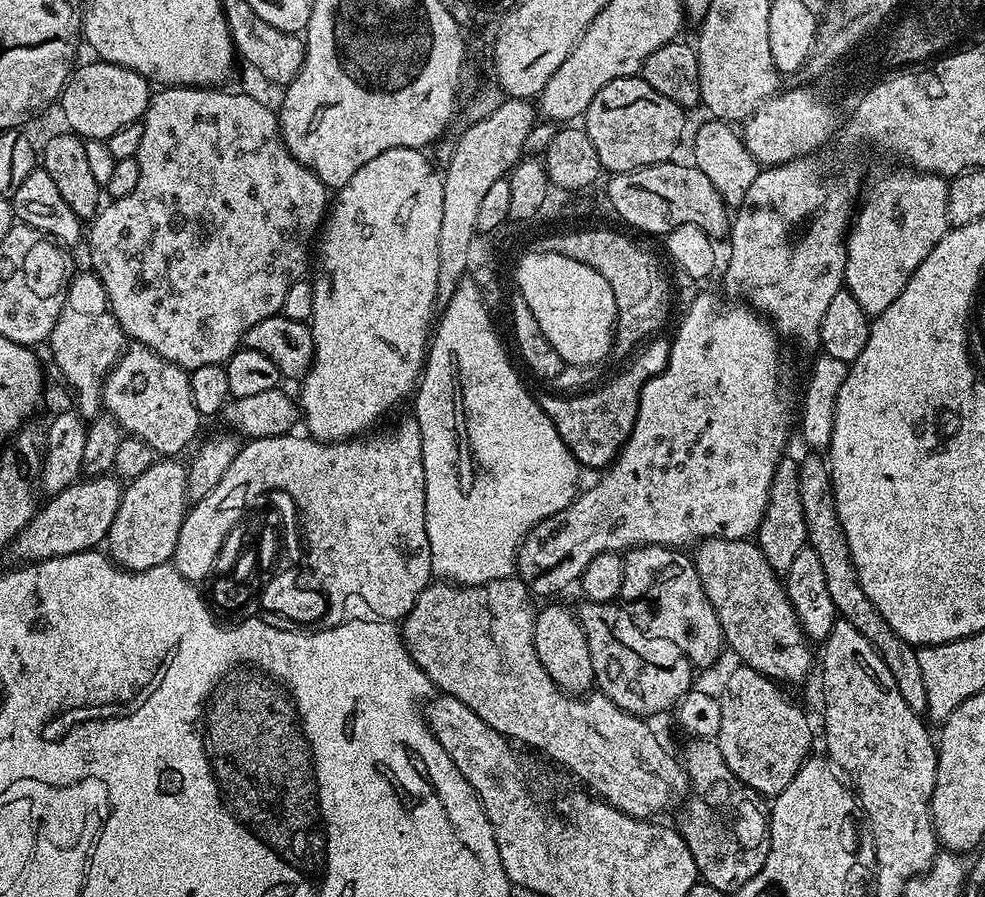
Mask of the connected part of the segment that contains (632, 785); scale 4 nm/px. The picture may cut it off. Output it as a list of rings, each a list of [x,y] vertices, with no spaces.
[[[515,575],[507,576],[501,580],[492,580],[489,584],[479,584],[478,586],[464,586],[463,584],[454,584],[451,582],[432,582],[428,587],[418,594],[414,606],[408,615],[402,621],[402,639],[410,658],[430,678],[433,689],[439,690],[443,695],[458,698],[462,706],[470,706],[486,726],[498,730],[502,735],[507,736],[509,741],[517,745],[525,746],[529,744],[532,748],[537,748],[540,752],[545,752],[556,764],[561,764],[568,772],[573,772],[581,780],[585,789],[591,790],[599,799],[611,808],[617,808],[620,812],[625,812],[628,816],[635,816],[637,820],[647,820],[649,818],[659,817],[659,812],[664,812],[667,808],[672,808],[681,798],[687,797],[690,789],[688,786],[688,776],[684,773],[684,765],[679,759],[676,760],[660,745],[660,740],[656,737],[656,732],[651,728],[647,719],[635,716],[633,712],[622,710],[610,698],[606,698],[603,692],[593,690],[584,696],[569,696],[546,674],[542,667],[542,662],[538,662],[538,650],[534,650],[534,622],[536,621],[536,612],[534,607],[534,597],[524,583]]]

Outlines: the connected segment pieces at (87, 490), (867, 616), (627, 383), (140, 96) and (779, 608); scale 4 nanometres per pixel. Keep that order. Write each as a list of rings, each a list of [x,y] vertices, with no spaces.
[[[112,474],[84,478],[71,484],[69,488],[45,499],[37,507],[36,517],[12,541],[10,552],[17,556],[17,561],[35,562],[99,549],[108,539],[114,514],[118,514],[121,491],[121,481]]]
[[[820,454],[808,455],[810,456],[800,460],[798,470],[798,490],[802,497],[802,515],[806,518],[808,535],[807,547],[812,548],[822,562],[826,591],[834,601],[837,617],[850,622],[850,626],[854,626],[854,630],[858,630],[858,634],[862,634],[862,638],[866,638],[866,642],[874,646],[878,658],[886,662],[886,670],[890,670],[890,675],[894,677],[906,706],[910,706],[910,710],[915,712],[927,713],[926,685],[922,682],[922,665],[918,662],[918,651],[897,634],[894,626],[890,626],[890,622],[886,622],[882,614],[878,614],[874,602],[870,602],[866,590],[862,590],[856,567],[850,558],[850,550],[846,546],[846,534],[838,518],[838,506],[834,502],[832,474],[828,471],[827,459]]]
[[[657,334],[621,367],[625,368],[609,384],[596,389],[593,387],[583,394],[547,394],[539,397],[540,408],[548,415],[550,422],[554,422],[558,438],[566,442],[566,450],[570,450],[570,454],[574,454],[576,461],[585,469],[603,470],[615,460],[636,421],[642,386],[651,376],[657,376],[663,370],[670,349],[671,339]]]
[[[84,64],[73,67],[71,76],[60,93],[58,108],[64,111],[69,129],[84,140],[108,141],[110,134],[122,130],[122,126],[137,123],[148,108],[150,81],[134,70],[117,64]]]
[[[751,539],[746,540],[701,540],[694,548],[694,563],[698,570],[698,578],[702,578],[702,590],[706,590],[706,598],[710,598],[710,606],[714,606],[714,614],[718,614],[718,622],[724,631],[725,645],[737,656],[739,663],[745,668],[758,670],[771,680],[804,680],[808,671],[814,668],[812,648],[802,626],[796,617],[794,606],[790,602],[784,581],[766,562],[759,544]]]

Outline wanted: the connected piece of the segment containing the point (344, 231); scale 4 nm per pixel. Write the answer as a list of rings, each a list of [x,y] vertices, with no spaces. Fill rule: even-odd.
[[[391,148],[371,162],[366,162],[362,170],[346,182],[335,193],[330,204],[330,211],[318,233],[318,248],[320,244],[320,265],[316,268],[316,276],[312,280],[314,290],[314,310],[310,327],[312,330],[312,358],[308,371],[304,373],[298,395],[298,408],[302,413],[302,424],[305,424],[307,435],[313,440],[335,442],[351,440],[367,433],[387,412],[392,412],[404,399],[411,397],[418,387],[418,381],[424,370],[424,361],[428,354],[430,331],[434,326],[434,294],[438,283],[438,238],[441,233],[443,179],[441,173],[432,169],[430,161],[419,148]]]

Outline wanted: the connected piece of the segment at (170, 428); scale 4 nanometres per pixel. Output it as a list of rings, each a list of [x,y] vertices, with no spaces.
[[[132,342],[125,347],[124,355],[116,361],[104,379],[102,404],[107,415],[111,416],[125,433],[142,438],[142,442],[150,442],[150,446],[160,458],[179,457],[179,452],[201,435],[199,432],[202,417],[198,406],[194,406],[194,398],[190,394],[188,372],[176,364],[166,362],[145,344]]]

